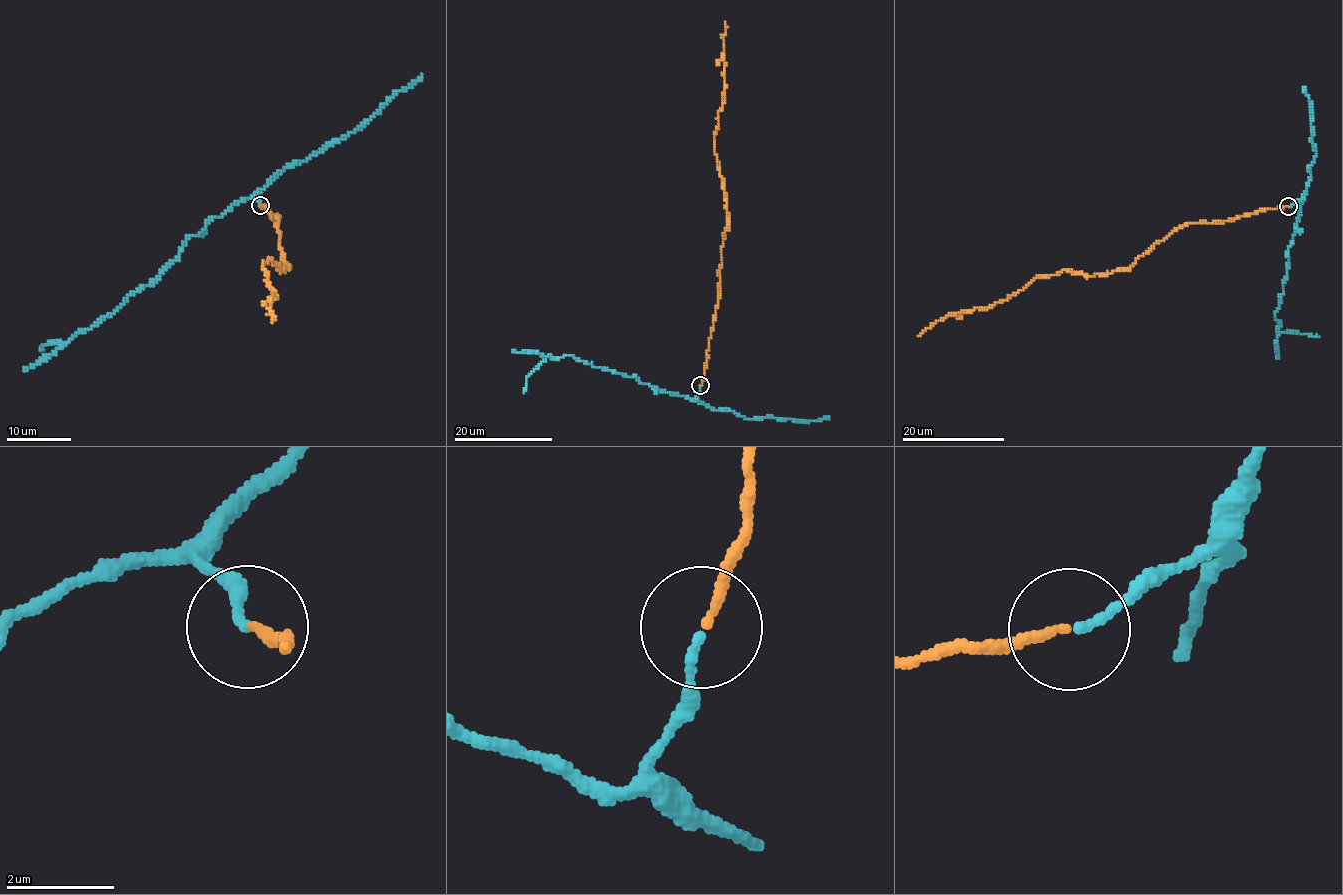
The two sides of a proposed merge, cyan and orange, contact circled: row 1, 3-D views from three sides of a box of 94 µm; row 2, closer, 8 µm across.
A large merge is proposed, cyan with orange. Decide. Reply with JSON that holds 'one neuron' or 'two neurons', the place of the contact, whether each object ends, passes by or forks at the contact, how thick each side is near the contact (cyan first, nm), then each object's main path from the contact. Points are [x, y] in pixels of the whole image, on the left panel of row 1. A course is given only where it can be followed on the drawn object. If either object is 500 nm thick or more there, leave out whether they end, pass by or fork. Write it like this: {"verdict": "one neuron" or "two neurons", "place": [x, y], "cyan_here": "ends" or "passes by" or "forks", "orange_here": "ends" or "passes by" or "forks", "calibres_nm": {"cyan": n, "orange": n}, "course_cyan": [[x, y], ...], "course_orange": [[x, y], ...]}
{"verdict": "one neuron", "place": [260, 205], "cyan_here": "ends", "orange_here": "ends", "calibres_nm": {"cyan": 160, "orange": 160}, "course_cyan": [[260, 205], [253, 197], [247, 197], [211, 217], [187, 239], [154, 280], [136, 289], [89, 328], [39, 351]], "course_orange": [[260, 205], [278, 217], [288, 265], [282, 270], [269, 259], [263, 264], [275, 298], [273, 322]]}

